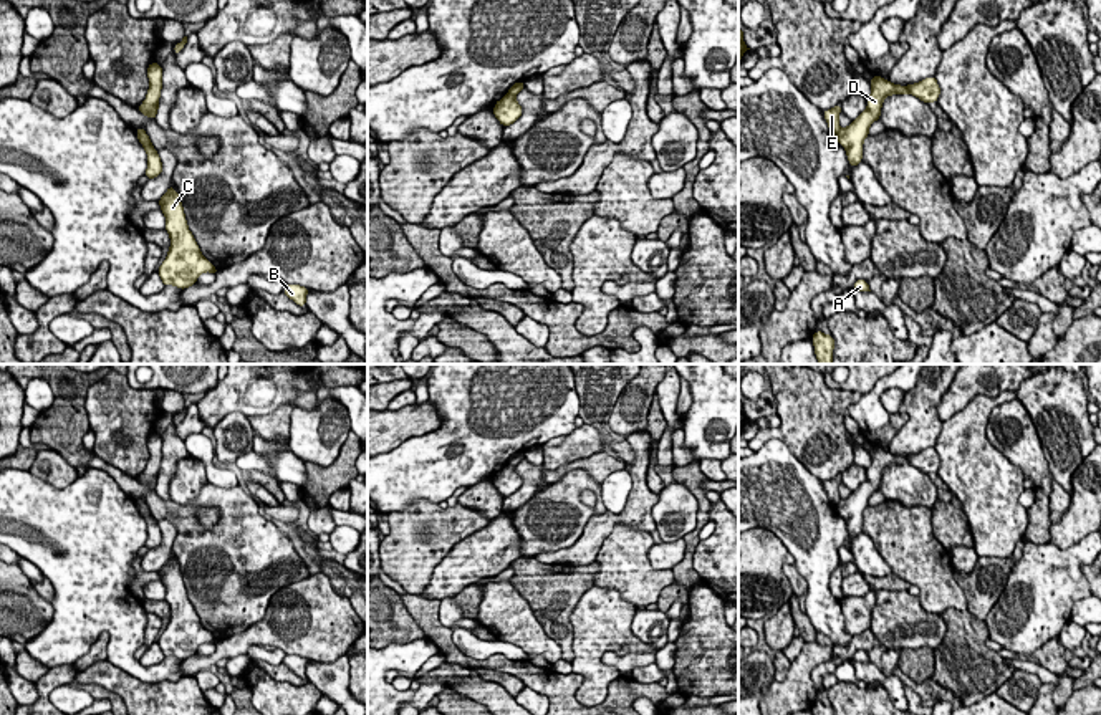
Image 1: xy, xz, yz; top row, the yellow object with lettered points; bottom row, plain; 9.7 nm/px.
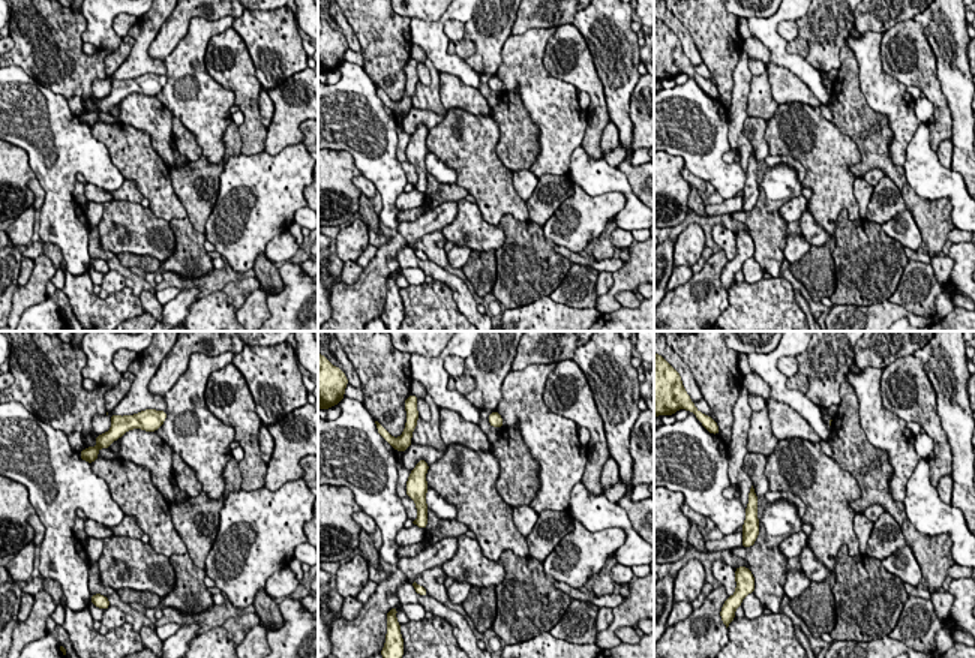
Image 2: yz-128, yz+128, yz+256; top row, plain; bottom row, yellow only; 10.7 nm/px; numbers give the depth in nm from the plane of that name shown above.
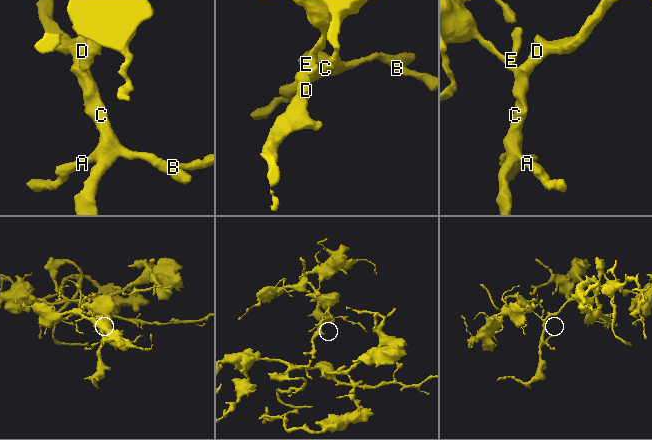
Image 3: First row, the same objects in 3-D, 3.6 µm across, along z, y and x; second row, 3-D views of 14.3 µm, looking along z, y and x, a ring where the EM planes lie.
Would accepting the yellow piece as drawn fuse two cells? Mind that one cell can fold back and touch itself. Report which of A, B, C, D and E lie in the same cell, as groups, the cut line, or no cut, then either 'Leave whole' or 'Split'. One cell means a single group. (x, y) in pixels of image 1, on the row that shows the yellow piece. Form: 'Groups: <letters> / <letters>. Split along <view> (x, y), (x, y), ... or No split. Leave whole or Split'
Groups: A B C D / E. Split along yz (840, 128), (835, 134). Split

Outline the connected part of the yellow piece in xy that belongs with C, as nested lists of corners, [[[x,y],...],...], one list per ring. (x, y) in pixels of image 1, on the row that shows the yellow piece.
[[[171,185],[157,202],[166,215],[166,230],[171,237],[169,253],[157,268],[164,286],[174,285],[185,290],[205,271],[217,275],[219,270],[200,253],[200,248],[187,227],[184,207],[174,185]]]

